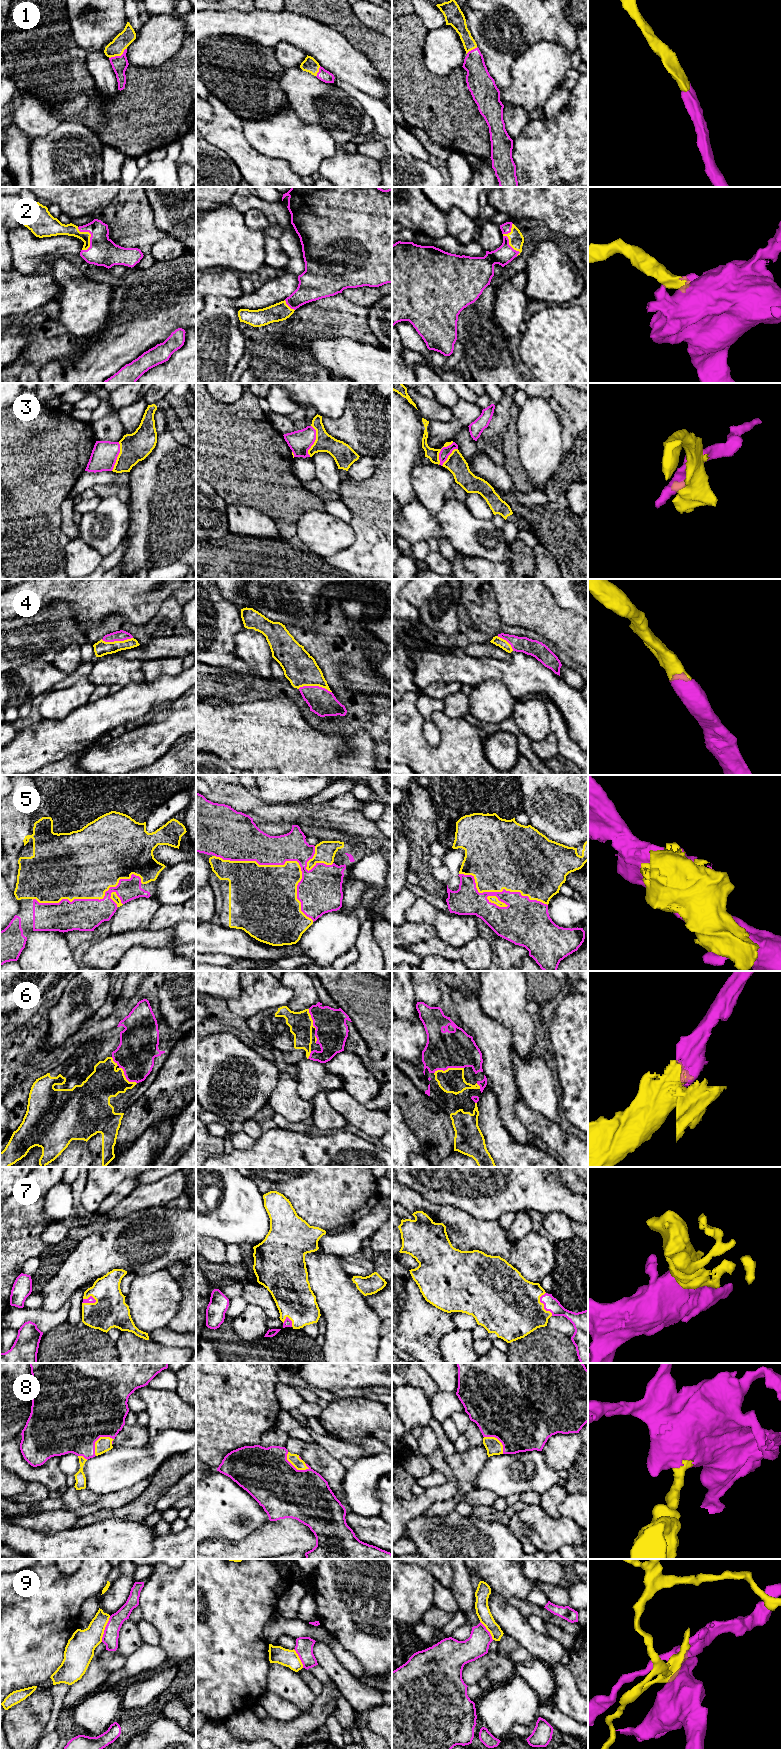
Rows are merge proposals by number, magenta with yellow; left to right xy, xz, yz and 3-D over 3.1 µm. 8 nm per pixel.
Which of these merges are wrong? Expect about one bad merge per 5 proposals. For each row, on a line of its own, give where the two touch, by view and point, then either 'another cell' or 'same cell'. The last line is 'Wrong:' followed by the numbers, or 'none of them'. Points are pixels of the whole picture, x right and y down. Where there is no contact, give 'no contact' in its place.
1: meets magenta in xy at (118, 56); same cell
2: meets magenta in yz at (508, 240); same cell
3: meets magenta in xz at (314, 441); another cell
4: meets magenta in xz at (315, 686); same cell
5: meets magenta in xz at (286, 860); same cell
6: meets magenta in yz at (448, 1067); same cell
7: meets magenta in yz at (544, 1305); same cell
8: meets magenta in xy at (97, 1439); same cell
9: meets magenta in xy at (105, 1629); another cell
Wrong: 3, 9

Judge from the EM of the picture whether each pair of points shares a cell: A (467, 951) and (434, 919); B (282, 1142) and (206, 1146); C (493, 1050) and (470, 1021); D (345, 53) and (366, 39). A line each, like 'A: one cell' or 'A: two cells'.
A: two cells
B: two cells
C: one cell
D: two cells

